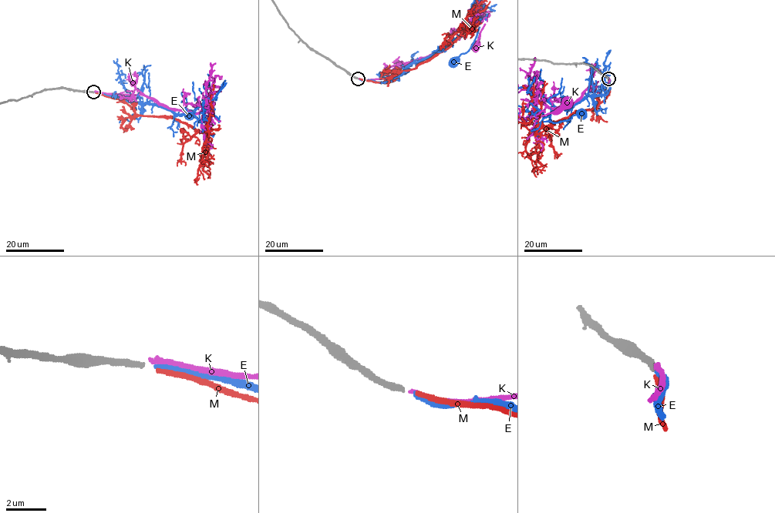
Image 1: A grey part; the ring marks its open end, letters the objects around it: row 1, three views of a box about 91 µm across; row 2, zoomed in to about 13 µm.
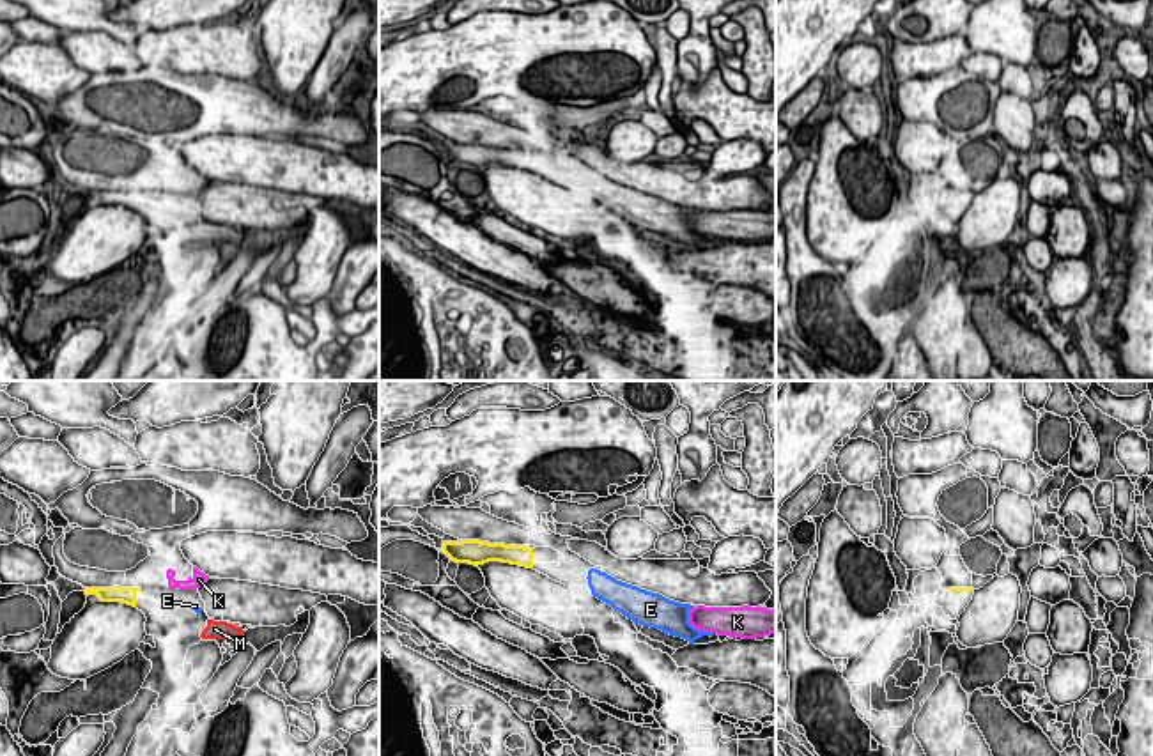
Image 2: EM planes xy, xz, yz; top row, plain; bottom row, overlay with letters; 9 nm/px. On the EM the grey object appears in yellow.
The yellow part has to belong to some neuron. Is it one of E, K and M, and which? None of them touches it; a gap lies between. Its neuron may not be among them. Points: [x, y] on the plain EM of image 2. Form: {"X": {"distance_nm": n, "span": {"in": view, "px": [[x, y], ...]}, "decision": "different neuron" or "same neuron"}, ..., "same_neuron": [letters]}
{"E": {"distance_nm": 500, "span": {"in": "xz", "px": [[532, 170], [587, 181]]}, "decision": "same neuron"}, "K": {"distance_nm": 260, "span": {"in": "xy", "px": [[140, 192], [169, 190]]}, "decision": "different neuron"}, "M": {"distance_nm": 650, "span": {"in": "xy", "px": [[135, 209], [201, 238]]}, "decision": "different neuron"}, "same_neuron": ["E"]}

